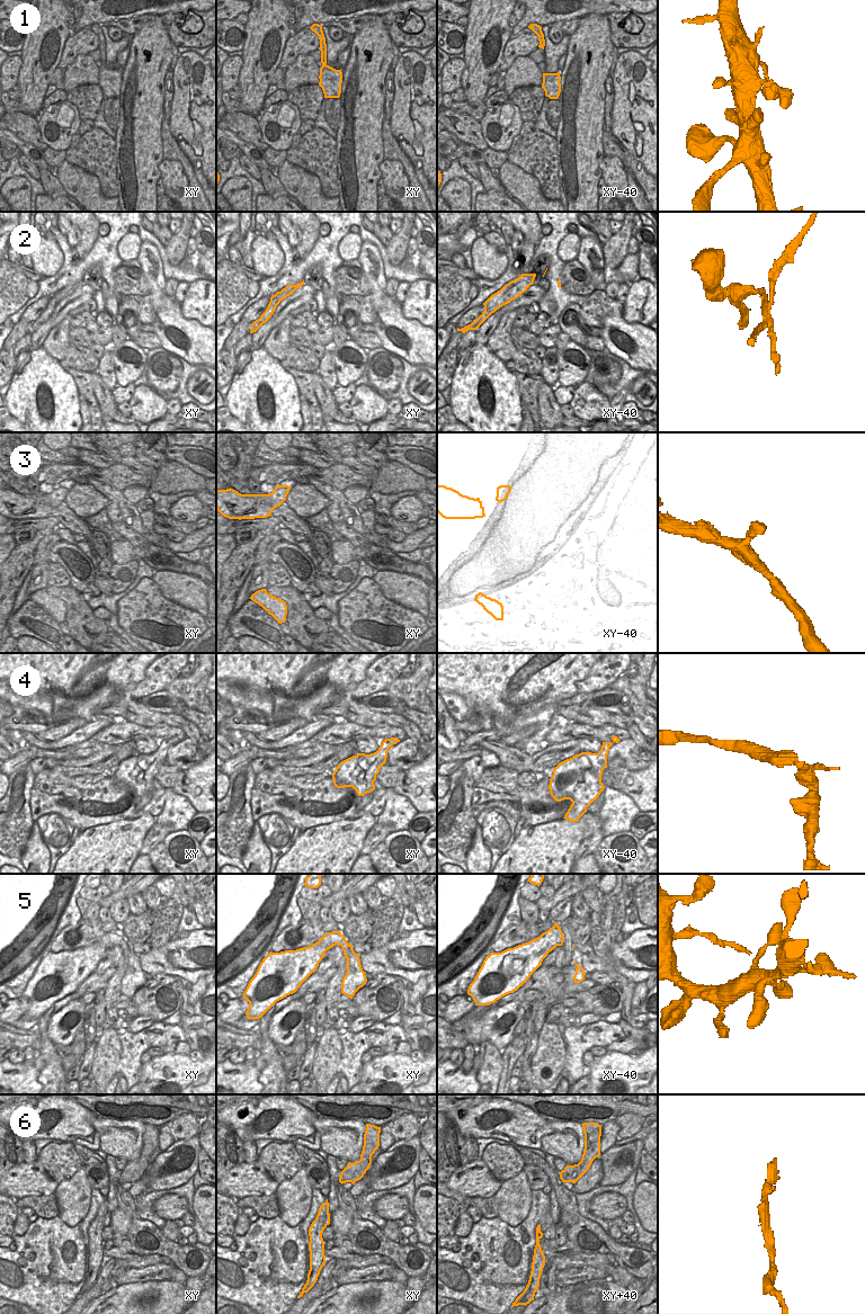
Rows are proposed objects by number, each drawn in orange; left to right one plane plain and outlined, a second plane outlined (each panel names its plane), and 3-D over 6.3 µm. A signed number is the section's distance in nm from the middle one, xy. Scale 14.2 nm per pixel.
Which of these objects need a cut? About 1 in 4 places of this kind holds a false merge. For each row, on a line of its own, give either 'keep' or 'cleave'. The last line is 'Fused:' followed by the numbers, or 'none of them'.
1: keep
2: cleave
3: keep
4: keep
5: keep
6: cleave
Fused: 2, 6

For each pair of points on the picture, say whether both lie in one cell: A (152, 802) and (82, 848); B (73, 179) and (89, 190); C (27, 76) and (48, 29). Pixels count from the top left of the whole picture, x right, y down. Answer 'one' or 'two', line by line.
A: two
B: one
C: one

